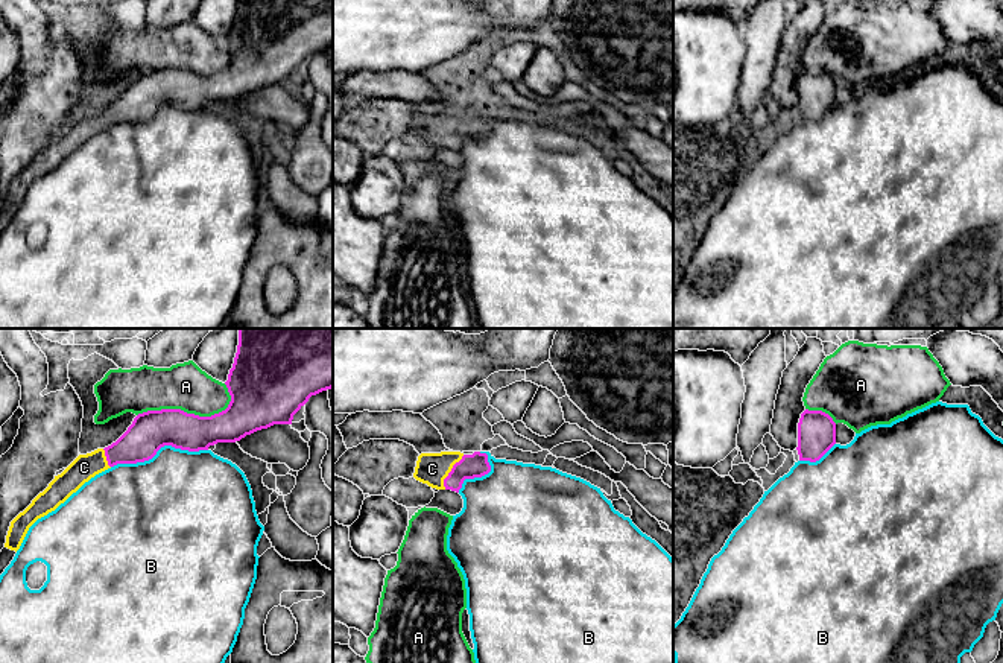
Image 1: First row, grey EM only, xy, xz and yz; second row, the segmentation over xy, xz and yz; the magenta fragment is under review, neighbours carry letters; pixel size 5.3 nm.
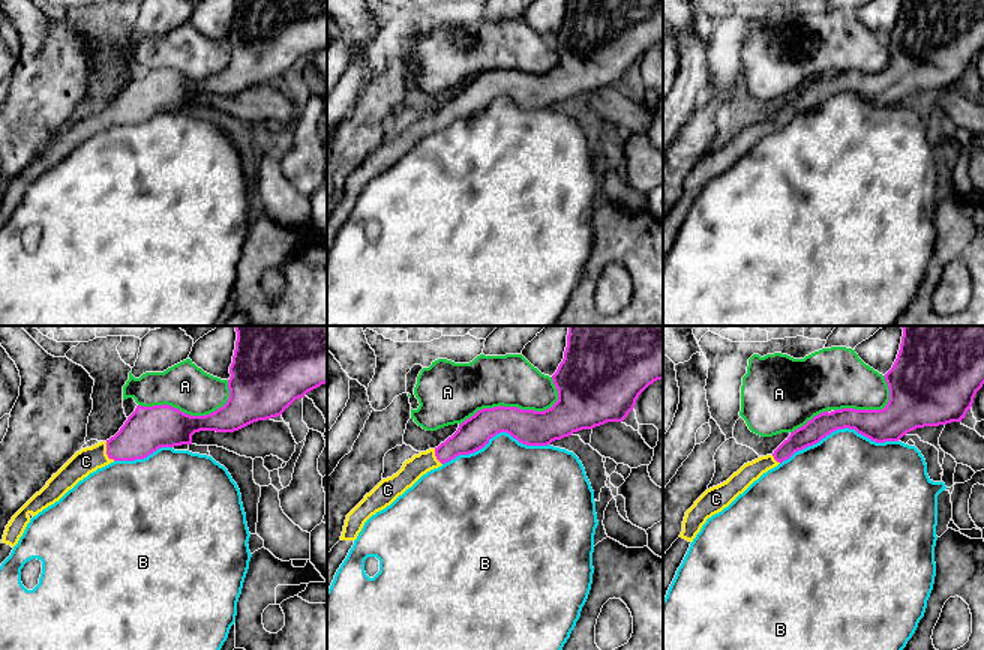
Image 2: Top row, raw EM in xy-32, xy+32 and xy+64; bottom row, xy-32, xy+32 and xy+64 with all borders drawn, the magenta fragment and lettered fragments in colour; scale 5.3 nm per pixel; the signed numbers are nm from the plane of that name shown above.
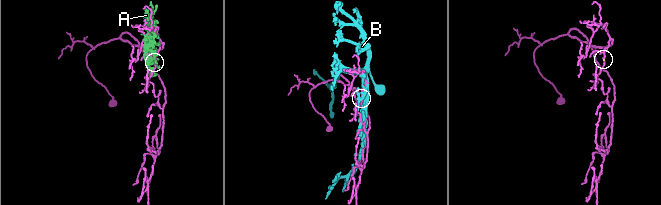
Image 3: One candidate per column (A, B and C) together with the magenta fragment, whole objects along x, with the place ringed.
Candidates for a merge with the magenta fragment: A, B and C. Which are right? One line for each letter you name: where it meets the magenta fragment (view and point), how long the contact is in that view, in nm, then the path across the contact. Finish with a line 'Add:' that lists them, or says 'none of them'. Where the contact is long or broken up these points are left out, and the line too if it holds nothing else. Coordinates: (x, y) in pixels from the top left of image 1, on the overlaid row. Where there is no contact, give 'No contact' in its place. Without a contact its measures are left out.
C: Touches magenta at xz (450, 472). Shared border 220 nm. Path across: xz (473, 466), (450, 472), (432, 469)
Add: C

